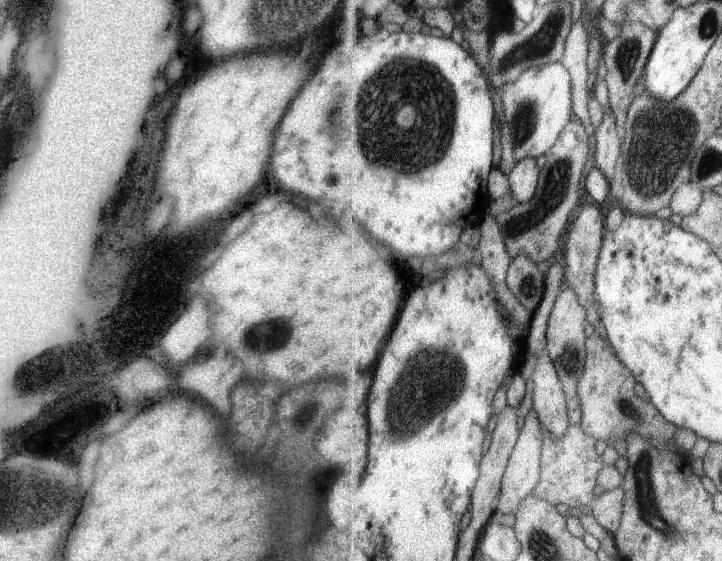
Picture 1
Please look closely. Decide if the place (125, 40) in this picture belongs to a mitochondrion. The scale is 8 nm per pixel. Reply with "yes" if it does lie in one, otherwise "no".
no

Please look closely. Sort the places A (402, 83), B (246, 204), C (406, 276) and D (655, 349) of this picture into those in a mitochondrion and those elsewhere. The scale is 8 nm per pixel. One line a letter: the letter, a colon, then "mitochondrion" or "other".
A: mitochondrion
B: other
C: other
D: other

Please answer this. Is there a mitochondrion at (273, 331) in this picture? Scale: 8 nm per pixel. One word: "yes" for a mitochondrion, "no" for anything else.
yes

